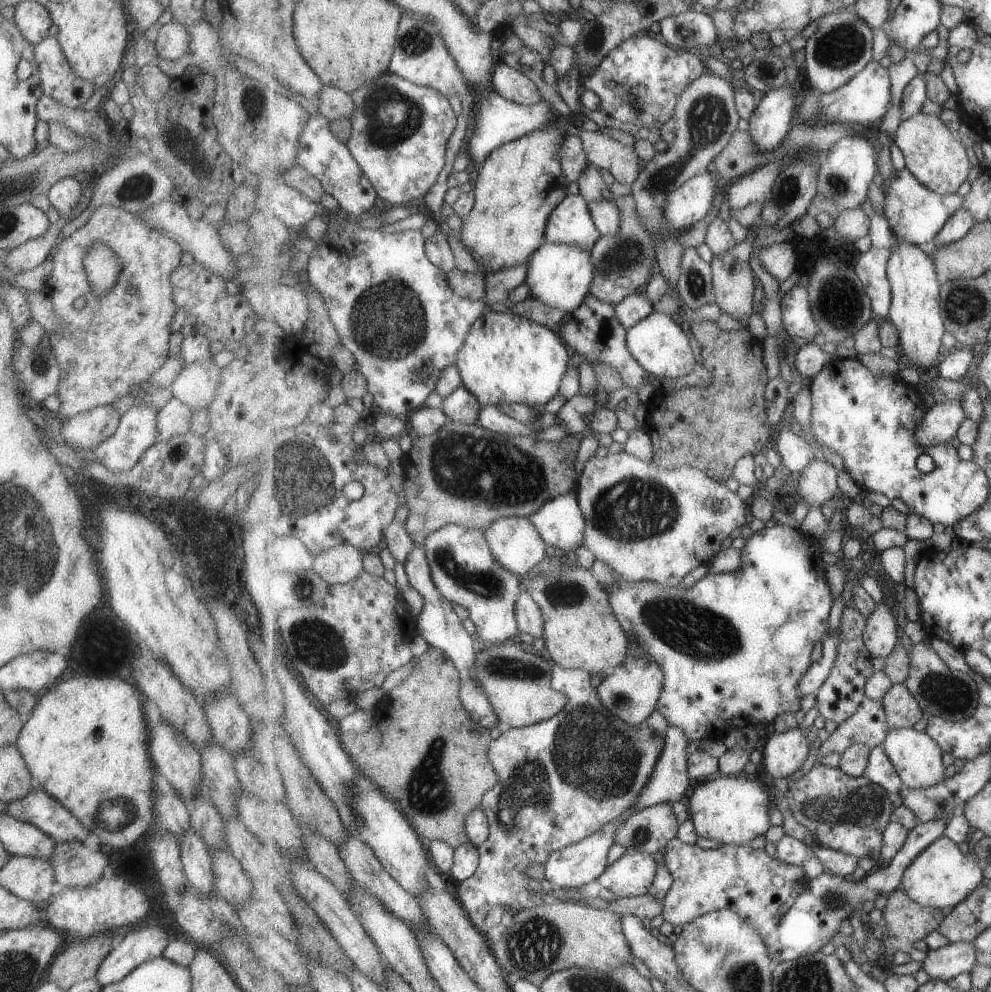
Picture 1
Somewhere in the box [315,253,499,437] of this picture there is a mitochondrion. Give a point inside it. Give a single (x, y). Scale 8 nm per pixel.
(387, 323)

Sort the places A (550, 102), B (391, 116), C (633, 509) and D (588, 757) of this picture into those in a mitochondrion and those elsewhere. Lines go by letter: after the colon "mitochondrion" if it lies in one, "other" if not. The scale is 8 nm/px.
A: other
B: mitochondrion
C: mitochondrion
D: mitochondrion

